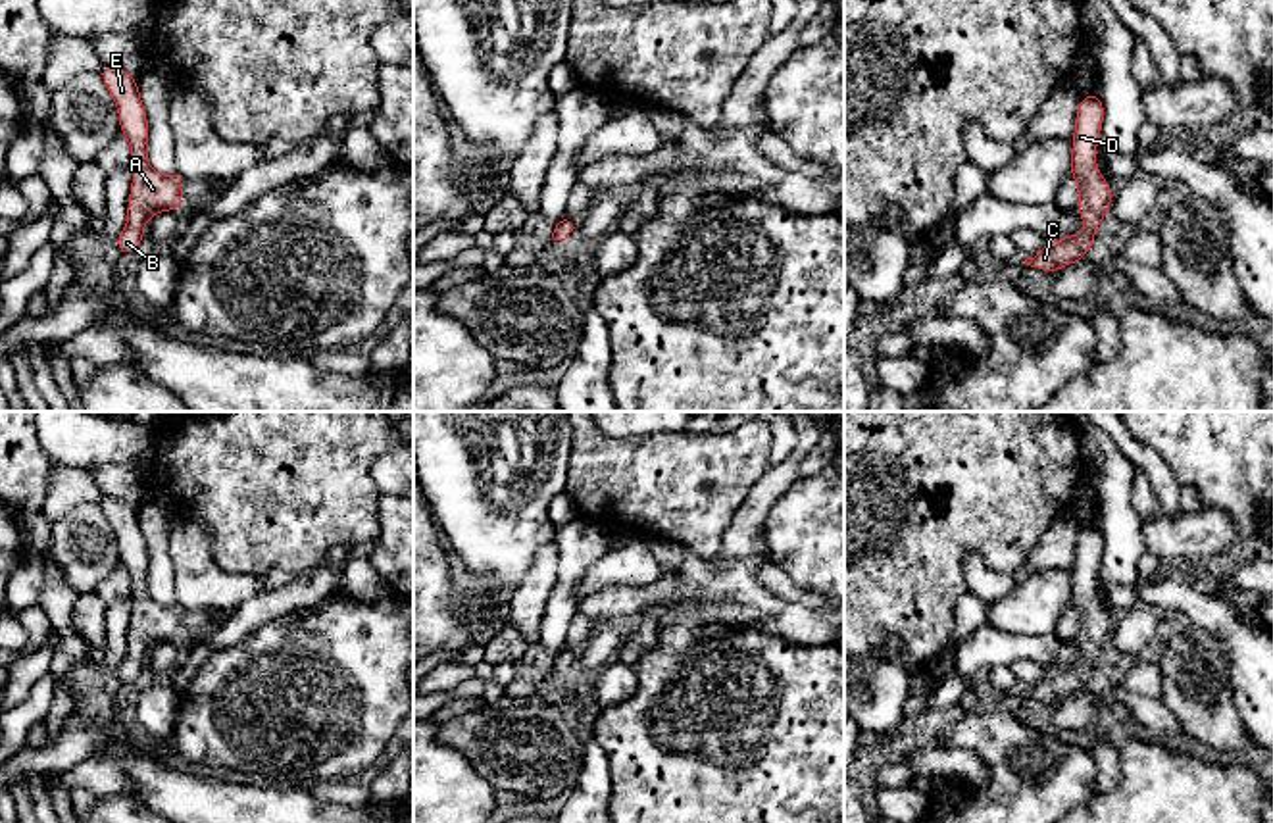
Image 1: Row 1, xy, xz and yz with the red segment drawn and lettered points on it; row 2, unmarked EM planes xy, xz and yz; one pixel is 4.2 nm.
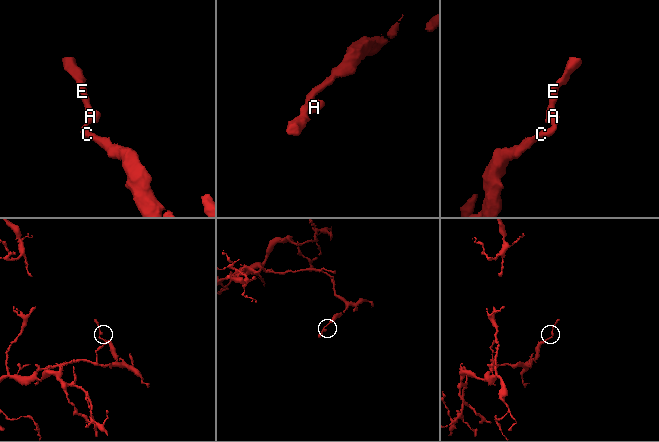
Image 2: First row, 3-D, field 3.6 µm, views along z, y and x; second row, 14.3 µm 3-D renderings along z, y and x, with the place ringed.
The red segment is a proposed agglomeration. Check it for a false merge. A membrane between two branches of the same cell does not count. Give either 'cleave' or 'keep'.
keep

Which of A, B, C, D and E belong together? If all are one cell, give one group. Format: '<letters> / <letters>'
A B C D E

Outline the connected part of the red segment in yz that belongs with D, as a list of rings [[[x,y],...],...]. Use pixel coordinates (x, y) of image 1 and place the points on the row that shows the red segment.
[[[1086,94],[1079,100],[1069,175],[1077,181],[1077,212],[1086,225],[1083,233],[1046,242],[1025,263],[1048,273],[1077,263],[1096,240],[1096,225],[1110,213],[1113,188],[1100,175],[1096,165],[1096,146],[1104,125],[1104,104],[1100,94]]]

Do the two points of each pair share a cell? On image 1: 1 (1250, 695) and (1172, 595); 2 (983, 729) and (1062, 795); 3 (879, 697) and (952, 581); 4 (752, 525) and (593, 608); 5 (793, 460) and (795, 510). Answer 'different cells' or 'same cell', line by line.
1: same cell
2: same cell
3: different cells
4: same cell
5: different cells

